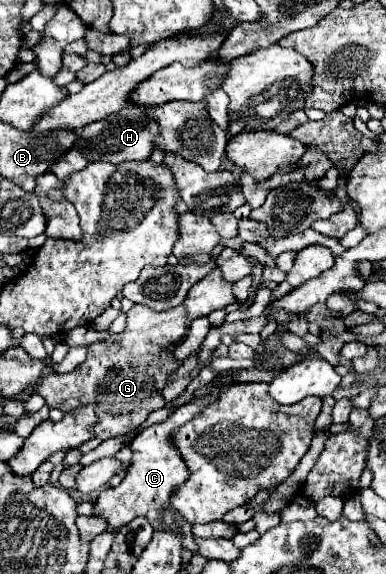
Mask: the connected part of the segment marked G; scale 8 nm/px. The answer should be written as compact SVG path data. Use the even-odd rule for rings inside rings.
M215 267L201 283L197 283L197 287L193 287L193 291L189 291L185 303L171 311L159 313L145 305L133 305L127 311L127 327L123 333L89 345L89 355L83 365L71 373L45 375L35 393L39 393L49 407L57 407L63 413L73 411L81 403L95 403L95 411L101 415L101 423L97 423L99 439L117 437L139 427L145 423L149 413L165 407L161 391L165 387L165 379L177 369L177 363L161 363L165 353L169 353L173 345L189 333L189 325L197 317L235 303L233 287L235 283L225 281L221 269Z

